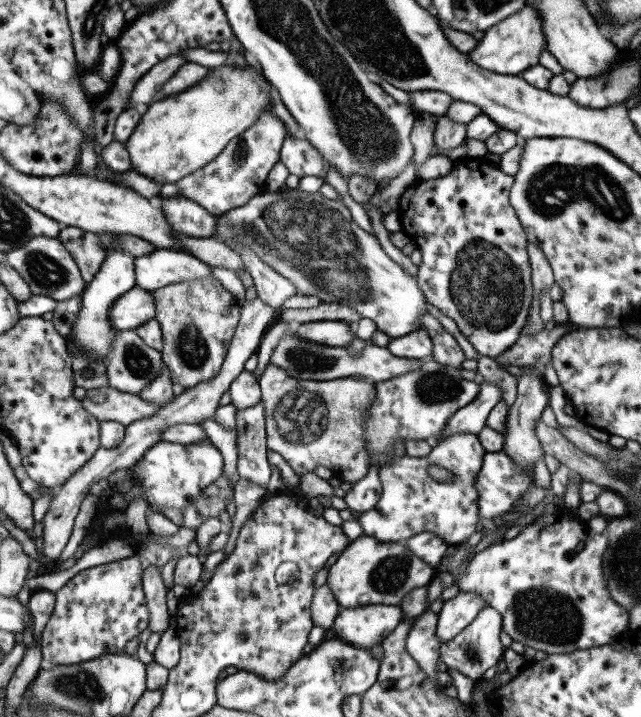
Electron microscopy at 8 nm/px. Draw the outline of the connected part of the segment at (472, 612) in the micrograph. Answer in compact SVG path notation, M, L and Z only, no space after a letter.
M459 591L453 598L443 601L437 613L435 635L439 644L457 636L465 626L473 622L479 610L485 606L485 600L471 592Z

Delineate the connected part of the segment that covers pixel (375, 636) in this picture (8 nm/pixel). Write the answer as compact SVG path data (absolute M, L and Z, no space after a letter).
M377 604L364 607L339 608L331 630L345 643L371 647L387 636L403 619L399 605Z

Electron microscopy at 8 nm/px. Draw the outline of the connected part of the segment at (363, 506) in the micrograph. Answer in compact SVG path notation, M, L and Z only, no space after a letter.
M375 464L369 466L367 474L357 483L351 483L351 490L343 496L343 502L353 512L365 512L371 510L382 492L378 478L379 468Z

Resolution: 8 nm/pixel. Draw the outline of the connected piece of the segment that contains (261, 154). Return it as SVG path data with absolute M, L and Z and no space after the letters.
M270 110L261 111L257 122L253 121L249 128L234 136L217 157L199 170L183 176L173 185L177 185L181 196L192 200L208 214L219 216L228 212L229 208L245 204L251 196L265 191L267 172L279 161L280 148L286 136L285 125L281 119Z

